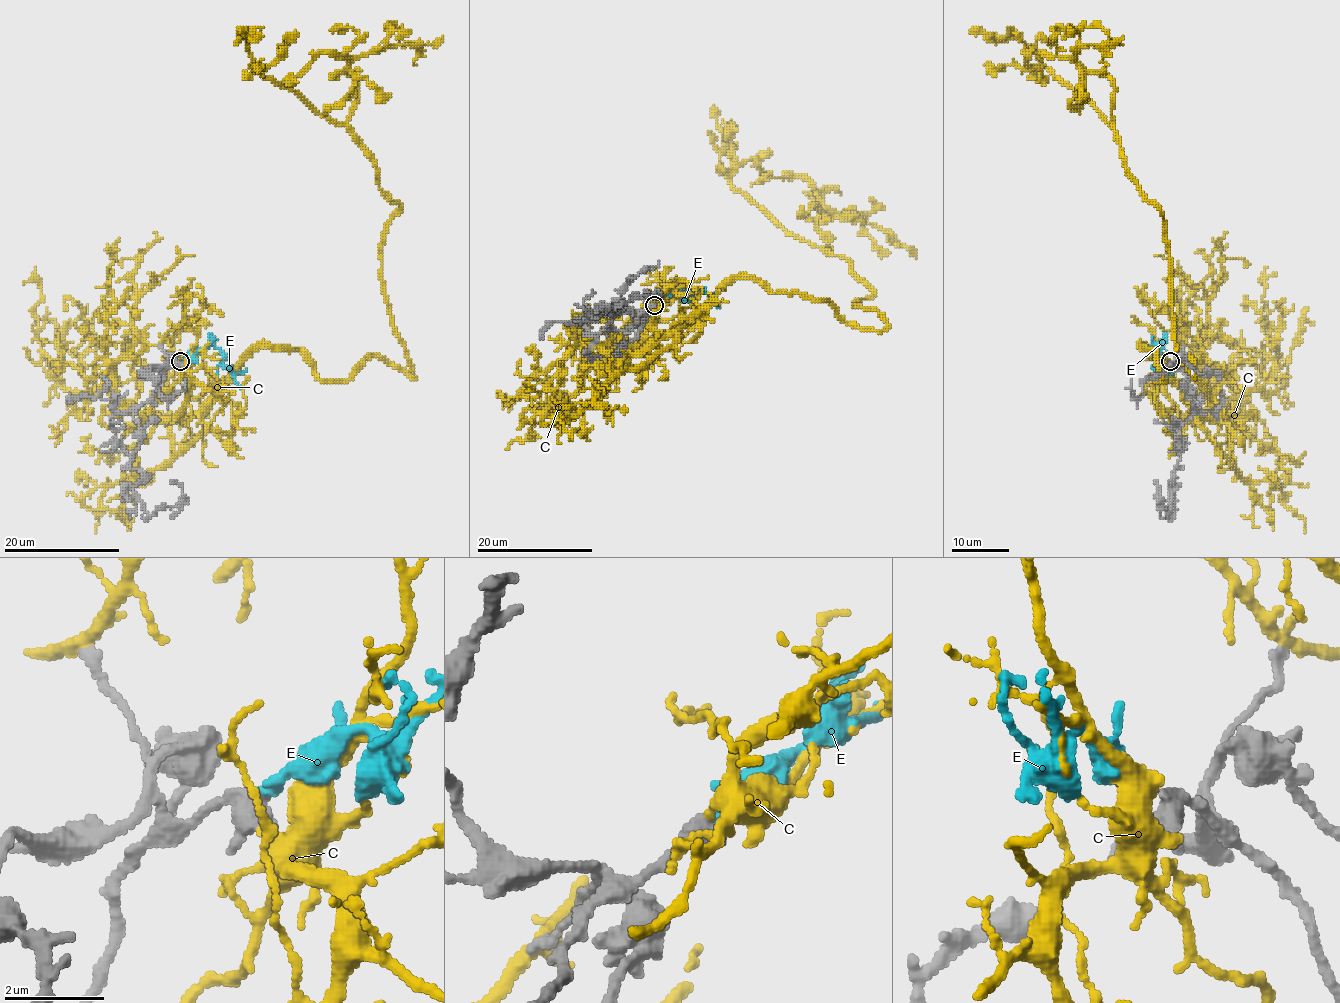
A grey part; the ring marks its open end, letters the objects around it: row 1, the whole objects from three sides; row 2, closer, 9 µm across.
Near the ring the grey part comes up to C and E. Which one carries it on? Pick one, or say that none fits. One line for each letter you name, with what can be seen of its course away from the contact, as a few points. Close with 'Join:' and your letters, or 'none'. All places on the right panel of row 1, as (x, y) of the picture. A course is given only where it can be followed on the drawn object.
E: via (1169, 361), (1156, 351), (1158, 345), (1161, 348), (1154, 368), (1162, 374), (1172, 368)
Join: E

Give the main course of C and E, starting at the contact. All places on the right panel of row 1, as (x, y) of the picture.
C: (1169, 366), (1158, 387), (1198, 416), (1141, 347), (1194, 377), (1120, 140), (1015, 32), (970, 29)
E: (1169, 361), (1156, 351), (1158, 345), (1161, 348), (1154, 368), (1162, 374), (1172, 368)

